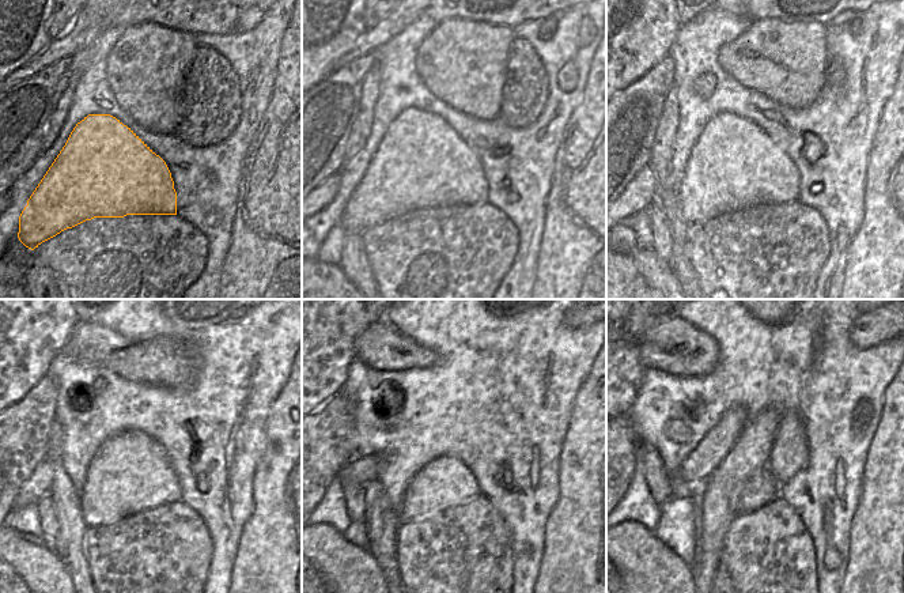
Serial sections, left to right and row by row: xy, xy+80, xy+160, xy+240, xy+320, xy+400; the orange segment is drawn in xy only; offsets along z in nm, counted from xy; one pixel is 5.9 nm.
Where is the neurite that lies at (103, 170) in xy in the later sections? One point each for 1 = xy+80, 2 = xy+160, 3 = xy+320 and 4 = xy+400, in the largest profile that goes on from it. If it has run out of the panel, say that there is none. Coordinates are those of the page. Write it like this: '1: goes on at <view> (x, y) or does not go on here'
1: goes on at xy+80 (420, 163)
2: goes on at xy+160 (733, 165)
3: goes on at xy+320 (445, 483)
4: goes on at xy+400 (761, 488)

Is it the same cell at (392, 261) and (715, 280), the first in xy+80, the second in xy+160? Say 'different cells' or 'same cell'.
same cell

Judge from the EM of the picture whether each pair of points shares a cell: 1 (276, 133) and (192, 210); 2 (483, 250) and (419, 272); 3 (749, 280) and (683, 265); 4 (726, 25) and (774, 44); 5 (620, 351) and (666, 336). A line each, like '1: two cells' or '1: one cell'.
1: two cells
2: one cell
3: two cells
4: two cells
5: two cells

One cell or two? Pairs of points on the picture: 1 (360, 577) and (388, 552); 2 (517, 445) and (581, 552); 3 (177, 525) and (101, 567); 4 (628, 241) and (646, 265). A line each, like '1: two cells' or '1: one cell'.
1: two cells
2: two cells
3: one cell
4: two cells

